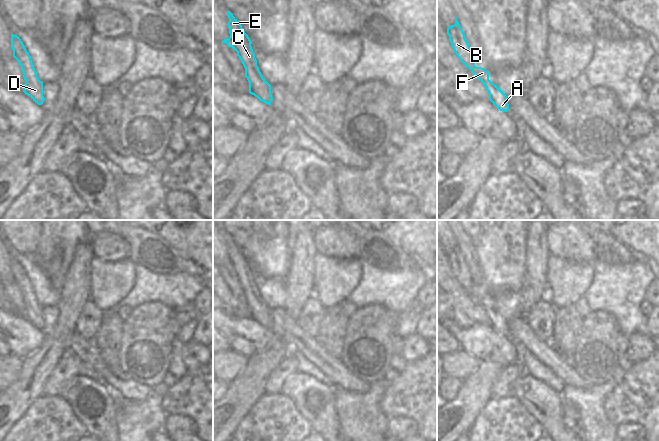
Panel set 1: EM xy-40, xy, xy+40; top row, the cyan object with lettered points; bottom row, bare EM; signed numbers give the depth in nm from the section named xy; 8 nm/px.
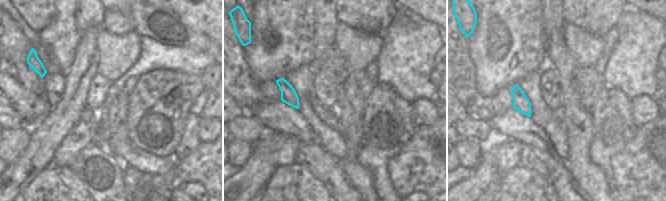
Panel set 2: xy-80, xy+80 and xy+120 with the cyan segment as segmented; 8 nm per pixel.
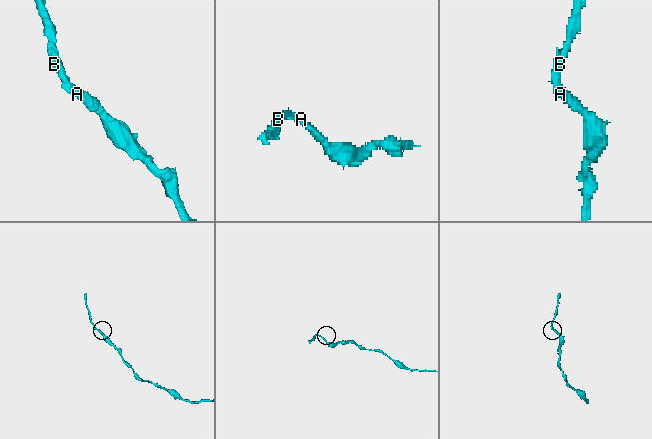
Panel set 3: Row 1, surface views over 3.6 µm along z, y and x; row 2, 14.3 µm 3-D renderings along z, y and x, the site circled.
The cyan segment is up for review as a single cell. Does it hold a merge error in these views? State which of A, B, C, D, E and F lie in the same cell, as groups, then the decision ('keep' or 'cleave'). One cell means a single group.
groups A B C D E F; keep

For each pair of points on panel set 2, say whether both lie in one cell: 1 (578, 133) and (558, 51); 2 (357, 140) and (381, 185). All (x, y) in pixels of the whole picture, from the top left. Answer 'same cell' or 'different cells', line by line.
1: same cell
2: different cells

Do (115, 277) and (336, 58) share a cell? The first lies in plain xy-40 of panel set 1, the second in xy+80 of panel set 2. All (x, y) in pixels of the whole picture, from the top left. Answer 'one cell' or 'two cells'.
two cells

